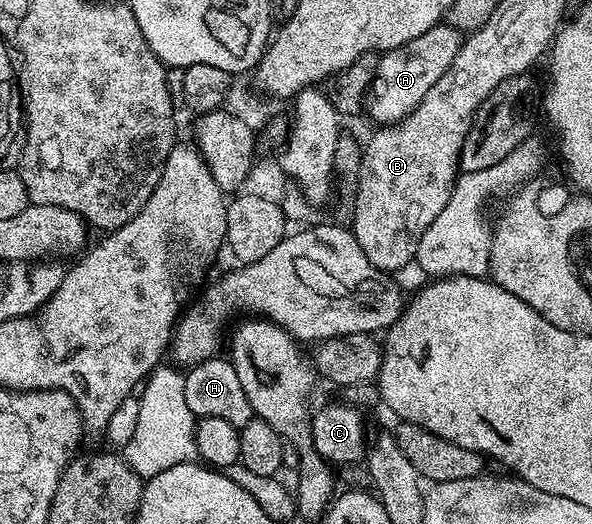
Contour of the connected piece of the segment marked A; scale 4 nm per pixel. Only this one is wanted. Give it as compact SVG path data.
M446 22L436 24L426 34L418 34L414 42L406 42L394 50L383 53L376 61L376 72L372 85L368 88L368 98L364 102L364 112L373 120L373 125L387 126L394 118L408 115L426 98L430 86L450 70L450 62L464 44L465 37L454 26Z

